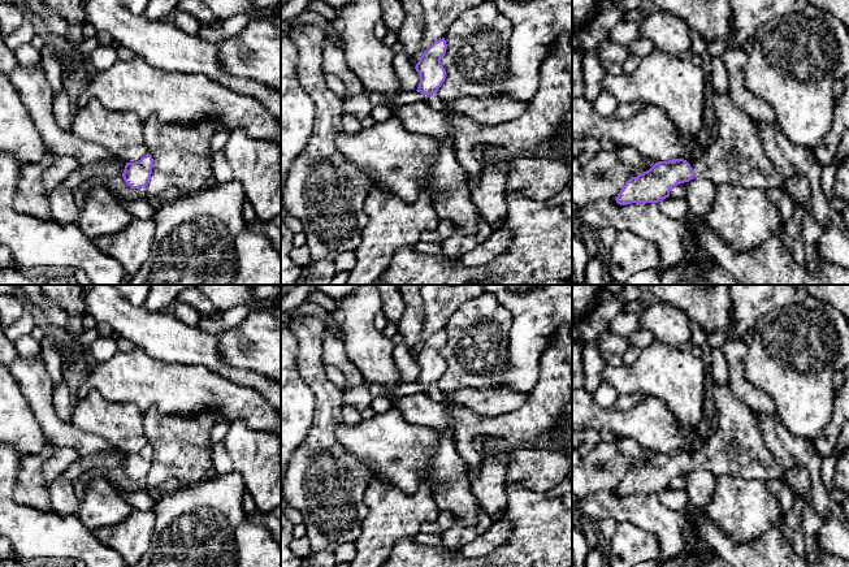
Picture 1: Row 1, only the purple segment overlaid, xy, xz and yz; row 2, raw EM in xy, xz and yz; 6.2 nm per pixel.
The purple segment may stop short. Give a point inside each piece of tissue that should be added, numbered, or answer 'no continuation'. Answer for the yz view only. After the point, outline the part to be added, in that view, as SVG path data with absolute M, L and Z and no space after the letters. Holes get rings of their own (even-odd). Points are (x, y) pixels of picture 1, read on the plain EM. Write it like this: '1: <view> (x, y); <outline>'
1: yz (737, 450); M729 382L714 384L712 398L719 412L719 428L715 437L702 450L693 449L689 455L694 468L706 469L715 477L732 476L744 480L783 480L785 467L767 449L753 412L735 397Z

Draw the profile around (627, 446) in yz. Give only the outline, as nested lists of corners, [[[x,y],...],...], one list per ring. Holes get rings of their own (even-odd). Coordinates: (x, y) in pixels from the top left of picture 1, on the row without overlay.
[[[616,437],[614,443],[620,454],[631,458],[632,468],[637,468],[651,459],[645,456],[645,447],[632,438]]]

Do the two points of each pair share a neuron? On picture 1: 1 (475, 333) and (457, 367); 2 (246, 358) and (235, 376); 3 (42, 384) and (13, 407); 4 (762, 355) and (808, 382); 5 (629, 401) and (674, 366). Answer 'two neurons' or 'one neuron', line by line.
1: one neuron
2: two neurons
3: two neurons
4: one neuron
5: two neurons

